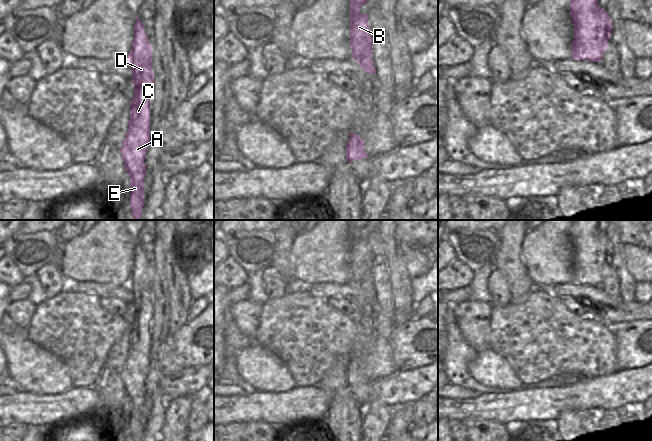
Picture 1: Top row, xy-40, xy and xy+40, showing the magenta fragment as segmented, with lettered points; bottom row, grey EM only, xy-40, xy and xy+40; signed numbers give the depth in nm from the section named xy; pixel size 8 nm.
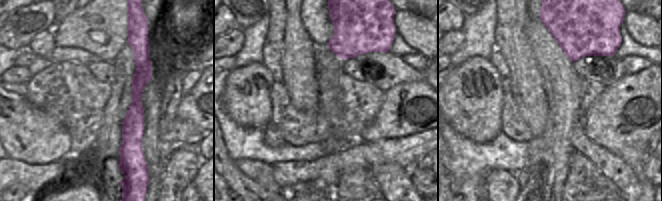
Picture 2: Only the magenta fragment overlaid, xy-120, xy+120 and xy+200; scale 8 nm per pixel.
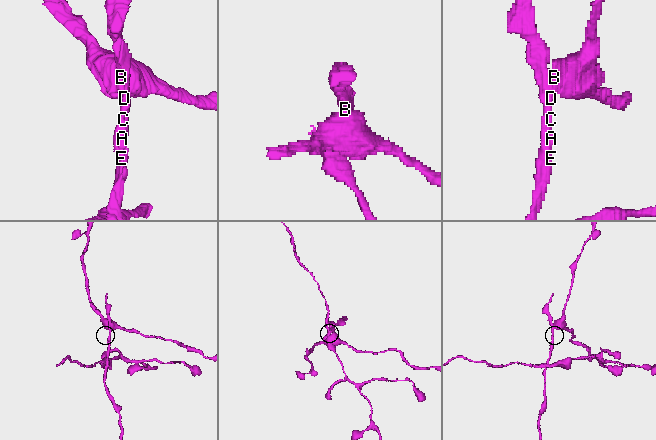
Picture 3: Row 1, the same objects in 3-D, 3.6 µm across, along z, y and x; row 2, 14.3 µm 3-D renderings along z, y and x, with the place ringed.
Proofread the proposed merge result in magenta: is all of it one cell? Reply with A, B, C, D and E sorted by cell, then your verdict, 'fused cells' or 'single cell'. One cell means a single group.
groups A C D E / B; fused cells

